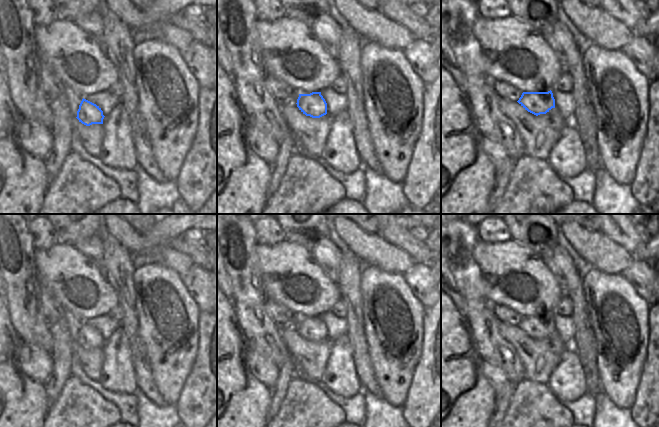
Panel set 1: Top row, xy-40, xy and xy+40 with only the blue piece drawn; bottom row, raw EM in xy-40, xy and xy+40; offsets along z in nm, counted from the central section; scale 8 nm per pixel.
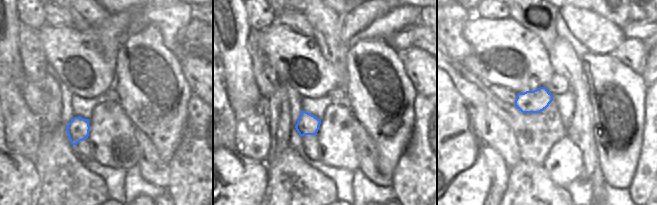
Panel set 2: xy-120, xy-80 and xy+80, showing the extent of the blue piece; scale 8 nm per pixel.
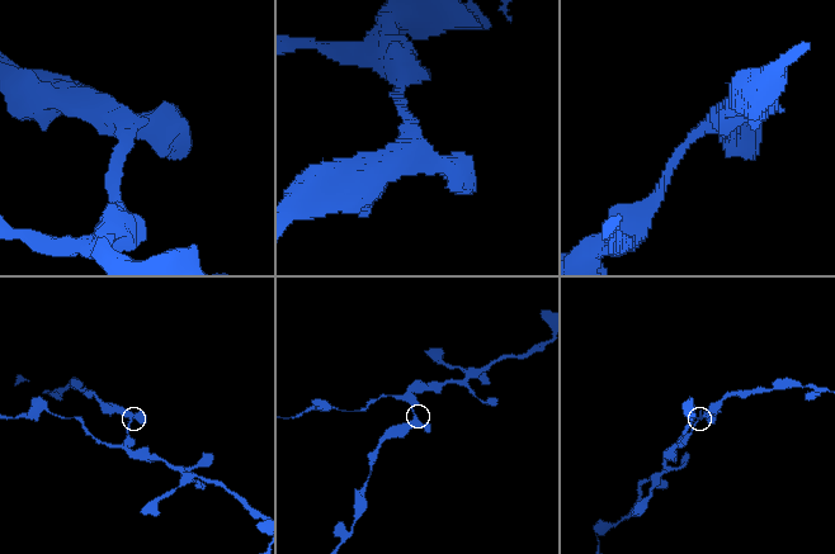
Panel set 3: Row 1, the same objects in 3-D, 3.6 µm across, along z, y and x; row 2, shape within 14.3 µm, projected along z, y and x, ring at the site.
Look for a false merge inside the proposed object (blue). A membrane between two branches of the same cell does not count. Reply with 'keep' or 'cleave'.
keep

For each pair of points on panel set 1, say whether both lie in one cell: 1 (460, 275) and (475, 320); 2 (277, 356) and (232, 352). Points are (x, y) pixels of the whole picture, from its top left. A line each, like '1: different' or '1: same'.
1: same
2: different

